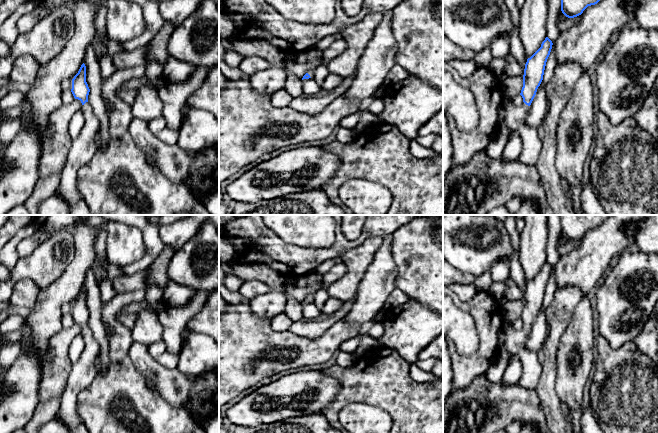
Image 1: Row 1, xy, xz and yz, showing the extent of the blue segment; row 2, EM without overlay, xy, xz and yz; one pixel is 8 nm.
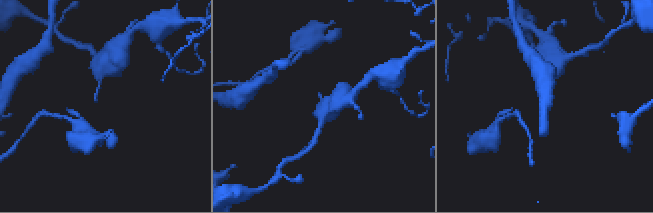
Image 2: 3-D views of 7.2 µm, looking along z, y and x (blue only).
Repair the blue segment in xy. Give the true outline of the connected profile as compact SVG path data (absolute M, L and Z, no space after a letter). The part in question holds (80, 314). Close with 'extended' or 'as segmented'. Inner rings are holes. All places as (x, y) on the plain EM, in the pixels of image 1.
M84 287L72 303L71 316L74 322L80 324L82 327L81 334L85 347L79 360L72 363L67 387L61 397L61 405L58 414L67 426L75 428L83 424L76 410L78 395L97 375L94 363L100 353L100 346L88 326L90 313L86 306L86 290Z; extended

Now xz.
M330 259L328 261L323 262L316 270L305 275L307 279L307 286L310 286L312 288L312 291L303 300L302 304L313 302L315 293L321 288L322 277L327 272L329 272L333 266L334 266L334 262L332 259Z; extended

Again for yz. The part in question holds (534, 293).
M546 261L541 271L527 283L523 299L523 311L520 317L524 327L517 330L504 324L499 332L498 349L504 348L520 358L522 376L518 384L526 389L536 389L542 372L537 353L527 349L525 343L529 330L543 304L552 269L552 265Z; extended

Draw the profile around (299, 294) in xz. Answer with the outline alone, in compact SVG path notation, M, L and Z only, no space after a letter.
M284 286L283 290L285 292L286 298L293 298L296 301L302 303L303 300L307 297L307 295L312 291L312 288L310 286L305 286L305 287Z

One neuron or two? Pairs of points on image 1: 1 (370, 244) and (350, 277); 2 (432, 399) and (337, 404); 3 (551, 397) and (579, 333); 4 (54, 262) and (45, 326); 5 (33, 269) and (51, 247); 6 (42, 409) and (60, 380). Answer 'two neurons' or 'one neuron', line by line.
1: one neuron
2: one neuron
3: two neurons
4: two neurons
5: one neuron
6: two neurons

